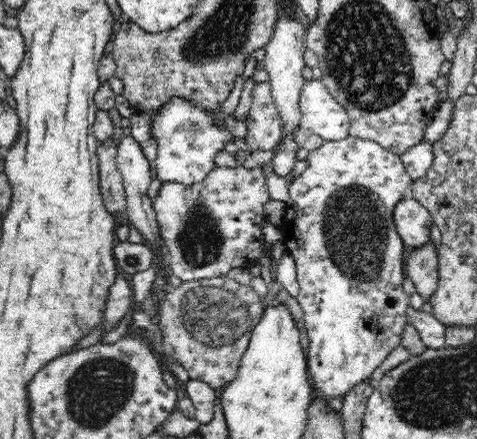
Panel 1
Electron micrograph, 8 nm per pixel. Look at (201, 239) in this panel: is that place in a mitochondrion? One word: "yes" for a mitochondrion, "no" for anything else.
yes

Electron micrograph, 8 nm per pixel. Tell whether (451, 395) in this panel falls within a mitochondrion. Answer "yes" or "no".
yes

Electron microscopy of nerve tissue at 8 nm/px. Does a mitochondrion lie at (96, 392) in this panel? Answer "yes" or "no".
yes

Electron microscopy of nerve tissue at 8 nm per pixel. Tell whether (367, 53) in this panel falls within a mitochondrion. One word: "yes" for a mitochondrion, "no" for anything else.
yes

